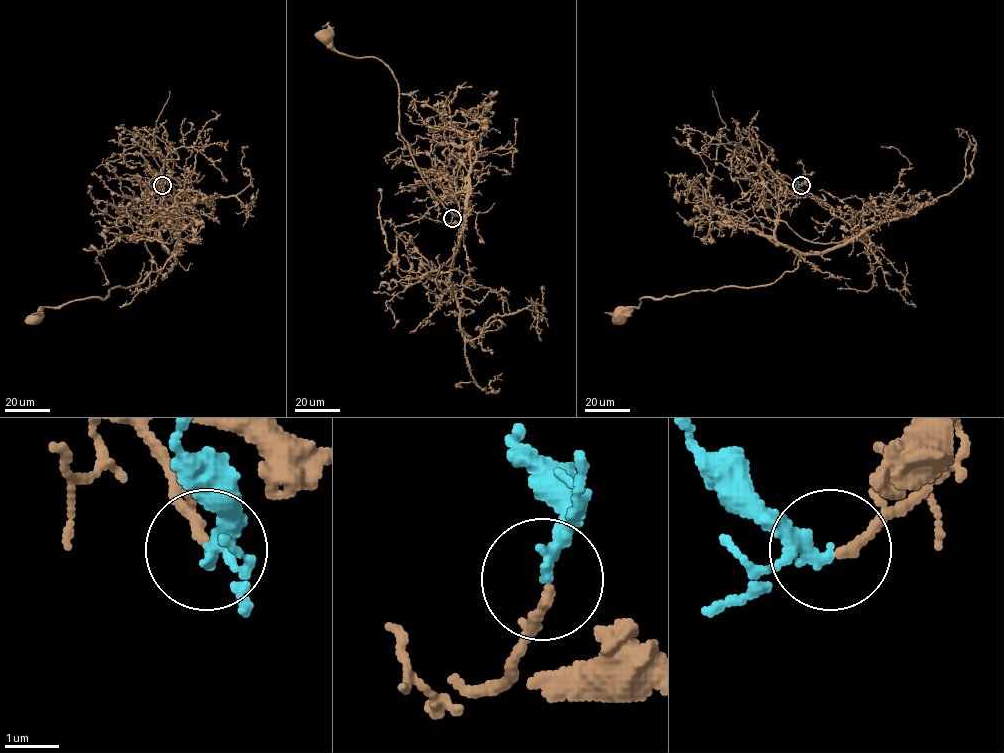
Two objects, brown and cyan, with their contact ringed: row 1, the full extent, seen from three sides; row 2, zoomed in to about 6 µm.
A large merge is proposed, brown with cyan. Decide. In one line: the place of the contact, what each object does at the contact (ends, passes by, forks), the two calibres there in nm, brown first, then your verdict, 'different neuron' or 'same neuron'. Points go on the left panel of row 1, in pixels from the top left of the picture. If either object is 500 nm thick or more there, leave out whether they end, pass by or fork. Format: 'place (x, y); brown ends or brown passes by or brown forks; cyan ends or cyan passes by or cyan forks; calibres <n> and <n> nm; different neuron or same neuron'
place (162, 185); brown ends; cyan passes by; calibres 190 and 180 nm; same neuron

